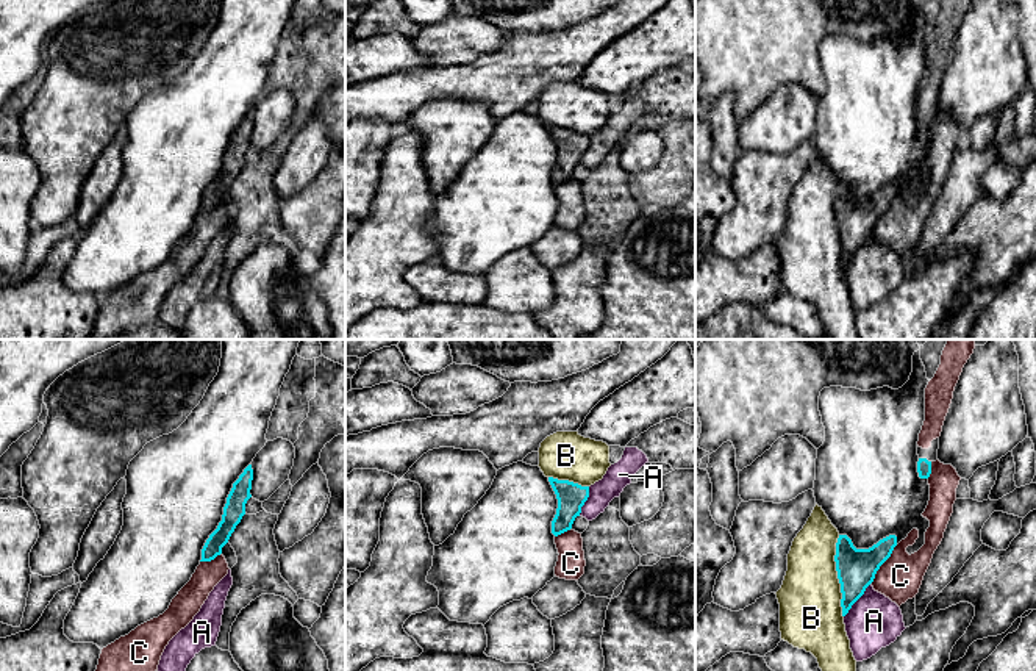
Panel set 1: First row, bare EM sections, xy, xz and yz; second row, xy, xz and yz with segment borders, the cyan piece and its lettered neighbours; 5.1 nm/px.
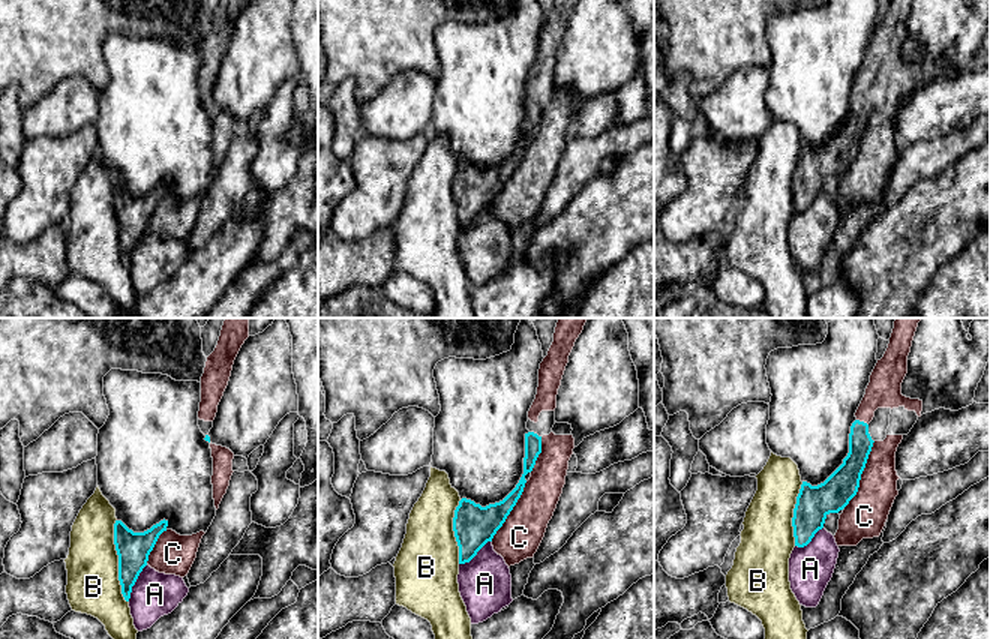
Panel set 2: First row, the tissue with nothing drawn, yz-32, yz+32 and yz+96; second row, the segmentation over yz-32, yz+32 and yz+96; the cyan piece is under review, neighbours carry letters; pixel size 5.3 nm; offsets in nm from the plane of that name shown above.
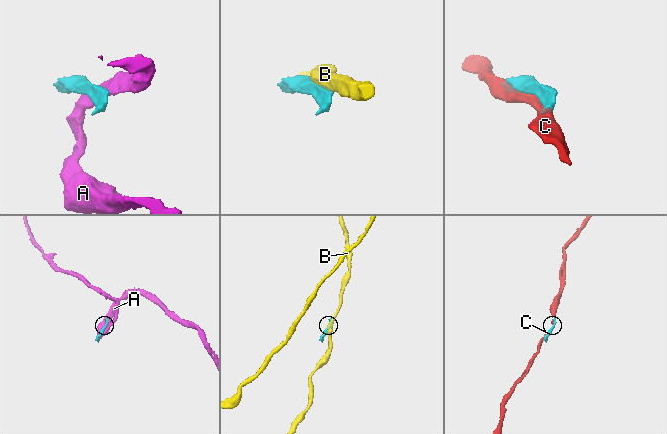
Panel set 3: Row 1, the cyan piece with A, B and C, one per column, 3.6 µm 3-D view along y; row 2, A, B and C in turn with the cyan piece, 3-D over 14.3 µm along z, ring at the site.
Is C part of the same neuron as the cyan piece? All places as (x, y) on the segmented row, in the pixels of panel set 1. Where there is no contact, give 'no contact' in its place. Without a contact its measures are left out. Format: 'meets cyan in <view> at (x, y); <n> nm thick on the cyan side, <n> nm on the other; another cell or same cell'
meets cyan in yz at (883, 562); 200 nm thick on the cyan side, 220 nm on the other; same cell

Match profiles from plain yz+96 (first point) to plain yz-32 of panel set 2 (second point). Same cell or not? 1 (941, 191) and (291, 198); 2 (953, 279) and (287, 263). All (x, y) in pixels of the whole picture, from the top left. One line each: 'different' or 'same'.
1: same
2: different

